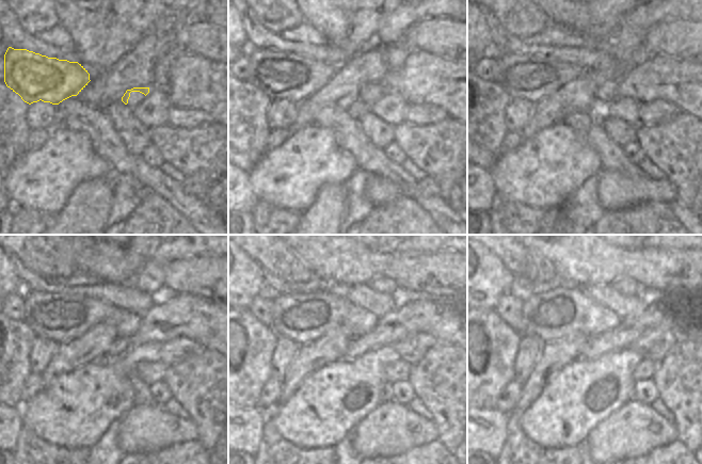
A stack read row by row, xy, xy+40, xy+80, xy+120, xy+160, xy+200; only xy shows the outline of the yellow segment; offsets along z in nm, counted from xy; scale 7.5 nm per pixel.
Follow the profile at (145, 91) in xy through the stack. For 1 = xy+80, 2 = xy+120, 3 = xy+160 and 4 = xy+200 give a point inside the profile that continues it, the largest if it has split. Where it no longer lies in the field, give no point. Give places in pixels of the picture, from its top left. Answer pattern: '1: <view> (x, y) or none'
1: xy+80 (603, 92)
2: xy+120 (61, 318)
3: xy+160 (303, 318)
4: xy+200 (553, 316)

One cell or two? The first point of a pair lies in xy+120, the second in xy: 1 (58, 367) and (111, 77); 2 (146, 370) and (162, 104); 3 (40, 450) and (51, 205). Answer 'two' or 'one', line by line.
1: one
2: two
3: two

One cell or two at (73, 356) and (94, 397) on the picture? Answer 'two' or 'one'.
two

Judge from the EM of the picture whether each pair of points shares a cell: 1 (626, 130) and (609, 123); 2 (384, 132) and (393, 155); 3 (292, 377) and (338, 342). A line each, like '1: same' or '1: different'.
1: same
2: different
3: same

